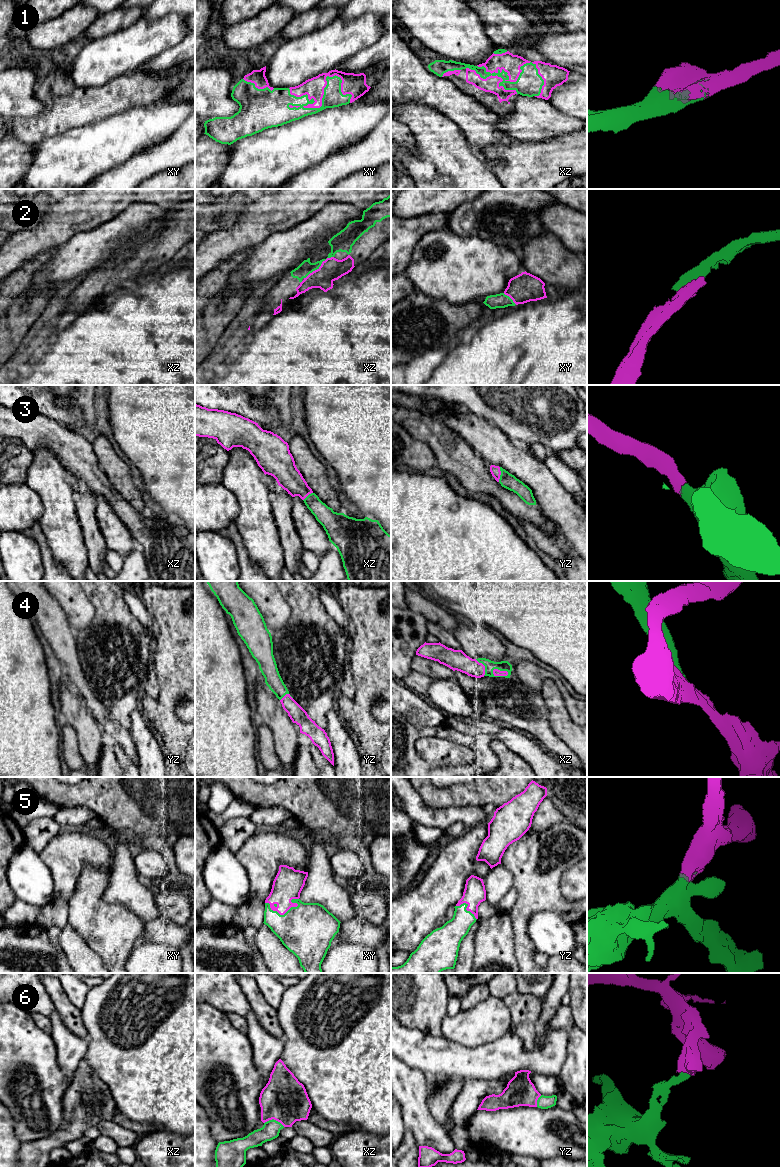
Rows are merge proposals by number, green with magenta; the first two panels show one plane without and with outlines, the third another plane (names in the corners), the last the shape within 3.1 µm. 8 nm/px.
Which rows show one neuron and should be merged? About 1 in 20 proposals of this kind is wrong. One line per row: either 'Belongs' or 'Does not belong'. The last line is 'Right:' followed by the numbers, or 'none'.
1: Belongs
2: Belongs
3: Belongs
4: Belongs
5: Belongs
6: Belongs
Right: 1, 2, 3, 4, 5, 6

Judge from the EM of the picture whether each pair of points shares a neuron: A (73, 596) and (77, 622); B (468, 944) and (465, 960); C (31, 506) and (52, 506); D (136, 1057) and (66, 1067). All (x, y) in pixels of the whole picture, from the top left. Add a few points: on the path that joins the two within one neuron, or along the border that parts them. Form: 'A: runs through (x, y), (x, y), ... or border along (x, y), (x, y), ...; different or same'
A: runs through (74, 602), (77, 607), (77, 616); same
B: runs through (466, 948), (465, 956); same
C: border along (29, 487), (40, 498), (42, 504), (39, 521); different
D: border along (88, 1039), (88, 1049), (83, 1058); different

